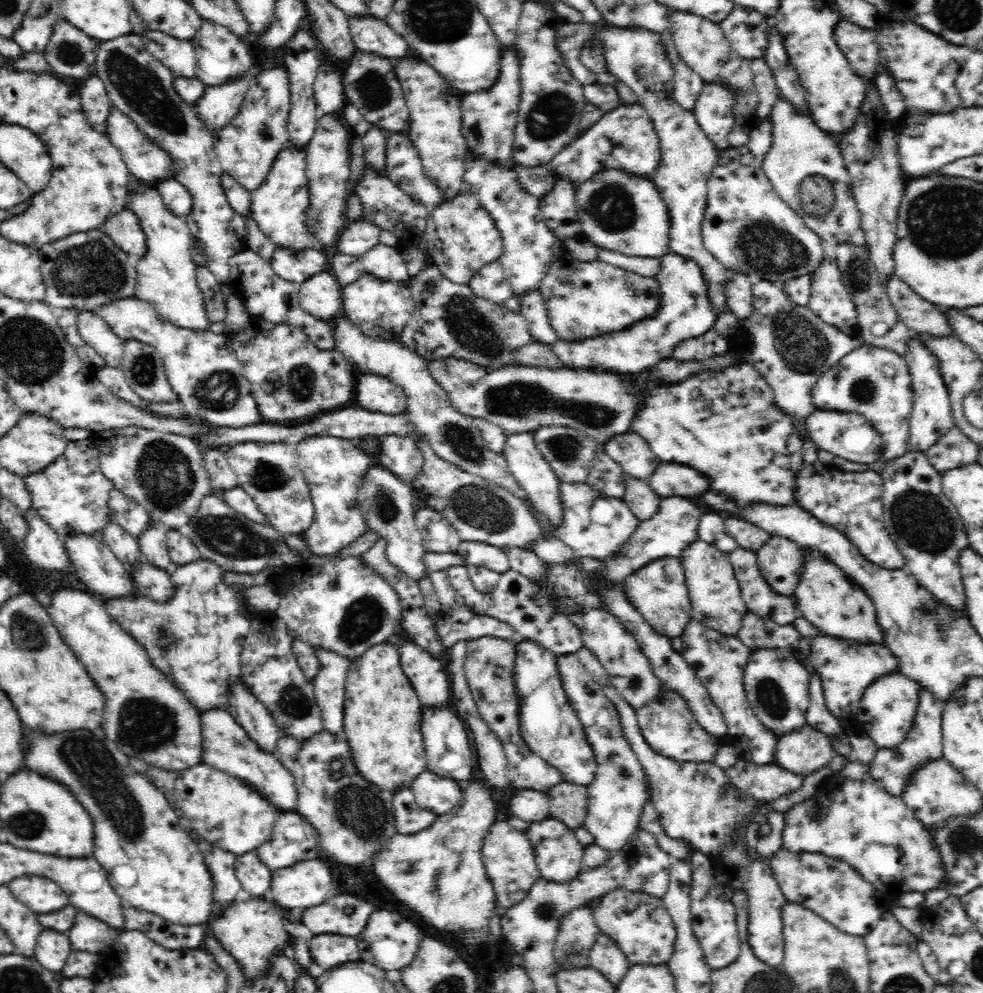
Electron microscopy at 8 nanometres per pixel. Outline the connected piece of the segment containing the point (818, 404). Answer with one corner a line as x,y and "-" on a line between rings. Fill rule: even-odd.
864,344
818,376
810,394
816,410
860,414
879,433
885,443
885,451
876,462
868,465
870,470
880,473
889,460
902,456
910,449
910,420
915,395
905,358
897,352
-
888,364
896,369
894,378
887,378
883,374
883,367

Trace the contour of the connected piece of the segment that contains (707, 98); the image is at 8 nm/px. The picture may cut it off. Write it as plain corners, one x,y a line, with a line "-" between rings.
718,82
706,83
692,110
698,125
718,151
729,146
727,136
736,122
734,104
736,95
730,87

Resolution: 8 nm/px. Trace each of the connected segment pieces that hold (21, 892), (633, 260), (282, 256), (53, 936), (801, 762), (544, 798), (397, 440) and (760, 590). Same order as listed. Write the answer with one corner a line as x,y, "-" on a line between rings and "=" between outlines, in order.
20,876
8,884
10,892
22,902
30,911
37,915
57,912
69,905
66,896
58,884
40,876
=
598,247
598,260
647,277
654,277
660,272
659,258
628,256
621,252
=
278,248
270,263
280,278
301,284
308,277
326,270
327,262
328,258
322,250
308,248
293,251
=
44,929
37,938
35,959
48,970
61,972
74,950
65,933
=
806,724
779,736
774,764
806,777
820,768
828,769
836,755
828,735
=
518,789
511,797
510,810
514,816
535,823
550,817
550,797
545,791
=
398,435
377,436
380,466
388,469
402,481
411,483
421,471
424,457
416,440
=
738,548
729,552
729,559
748,612
780,625
794,622
799,616
794,598
778,594
770,587
759,569
755,551

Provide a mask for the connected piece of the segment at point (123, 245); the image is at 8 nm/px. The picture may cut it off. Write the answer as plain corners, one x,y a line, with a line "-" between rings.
126,207
122,212
109,216
102,229
122,251
139,258
146,252
146,235
138,222
136,213

